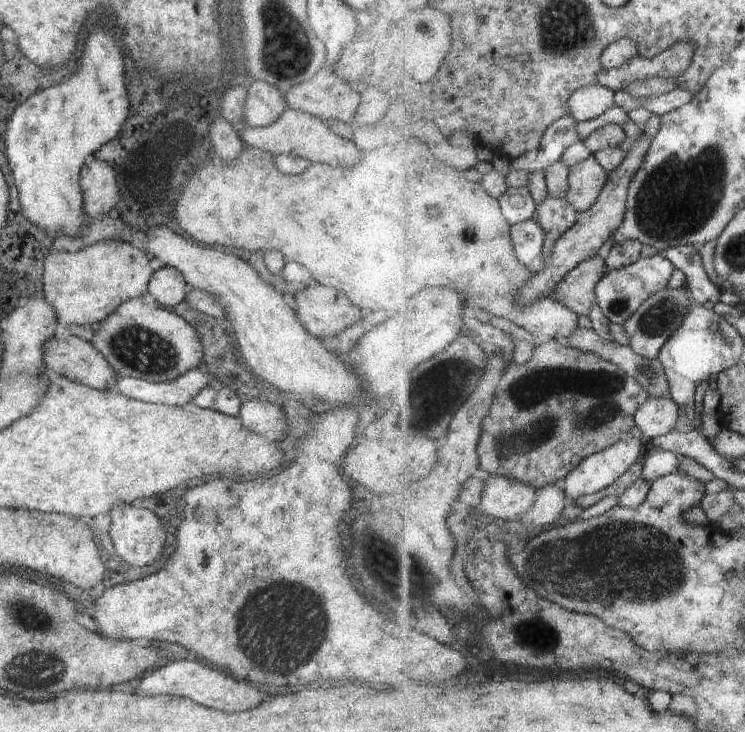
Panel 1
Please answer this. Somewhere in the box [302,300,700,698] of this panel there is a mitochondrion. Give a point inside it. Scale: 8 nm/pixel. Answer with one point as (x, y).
(610, 562)

